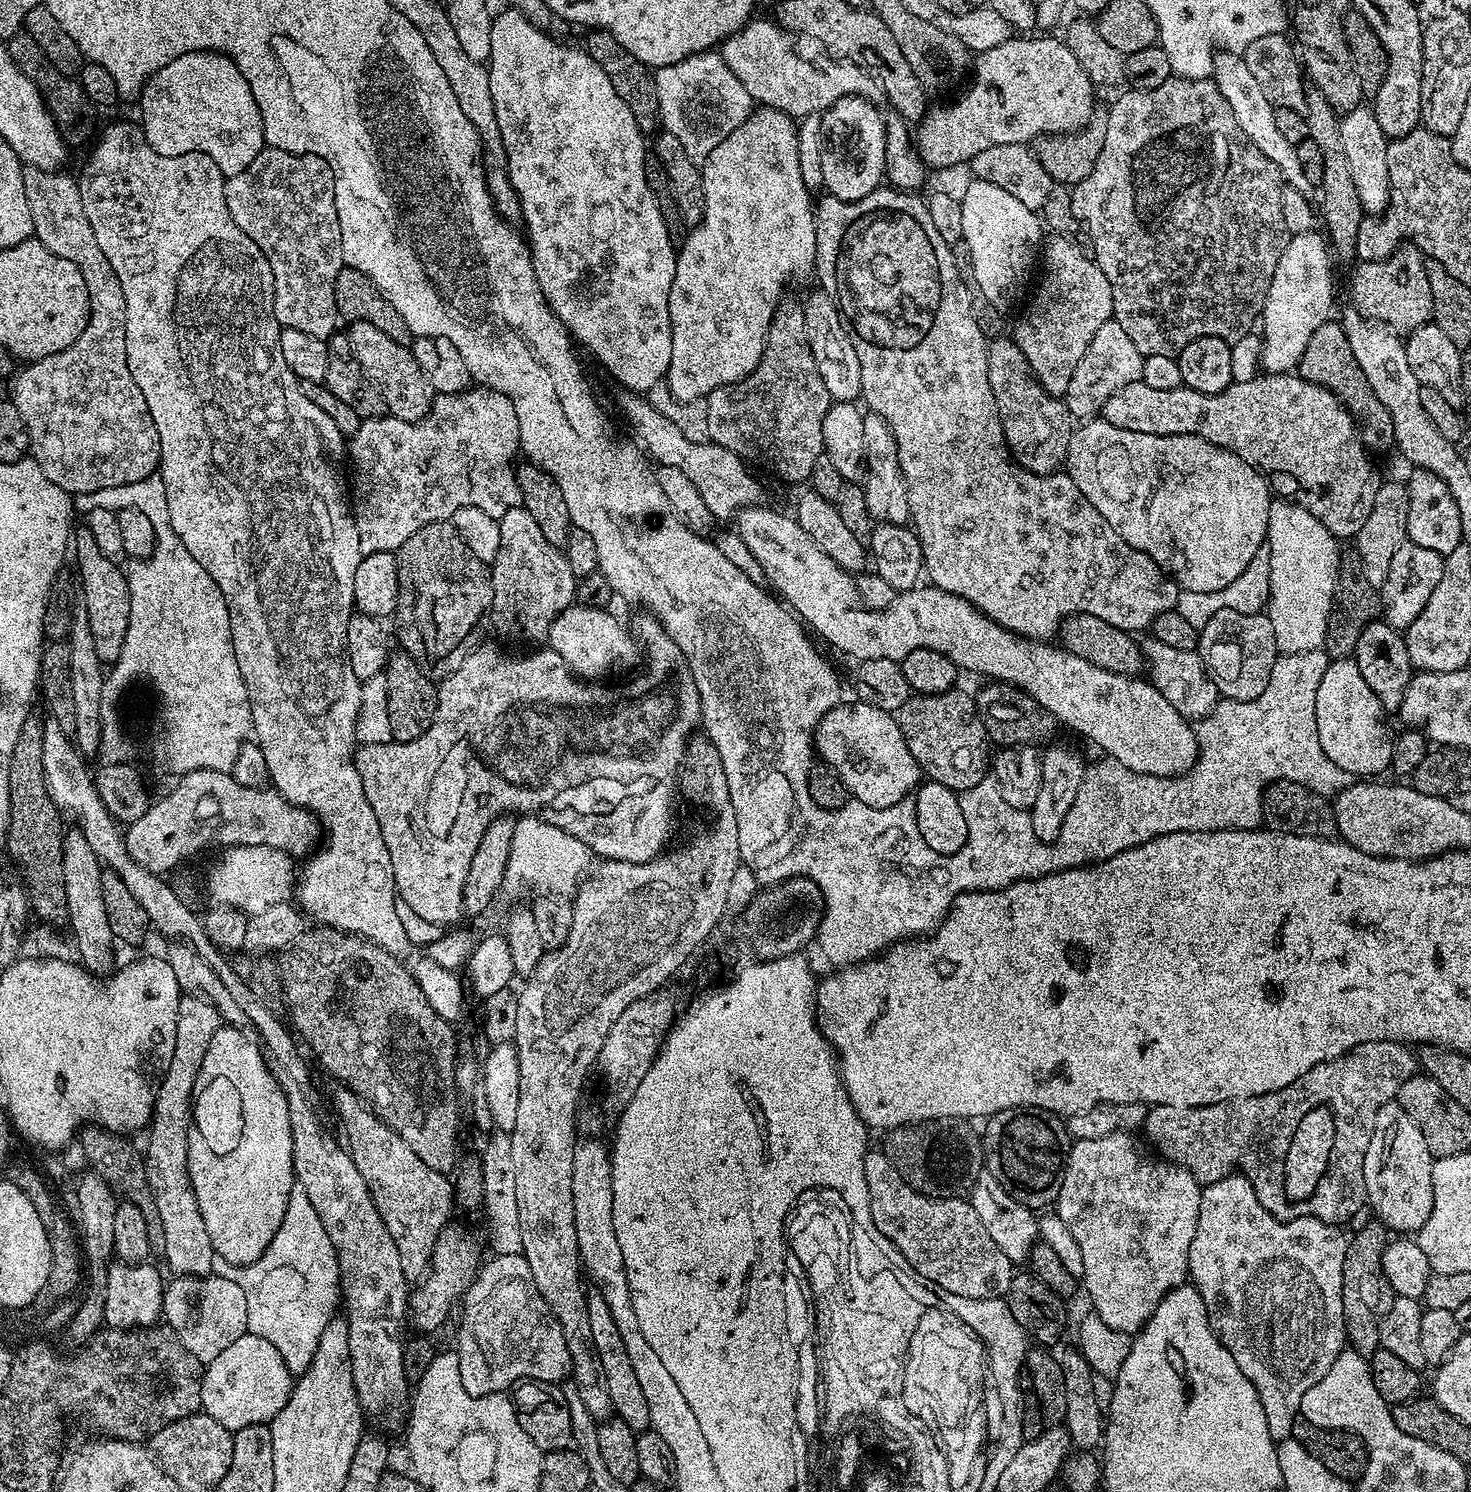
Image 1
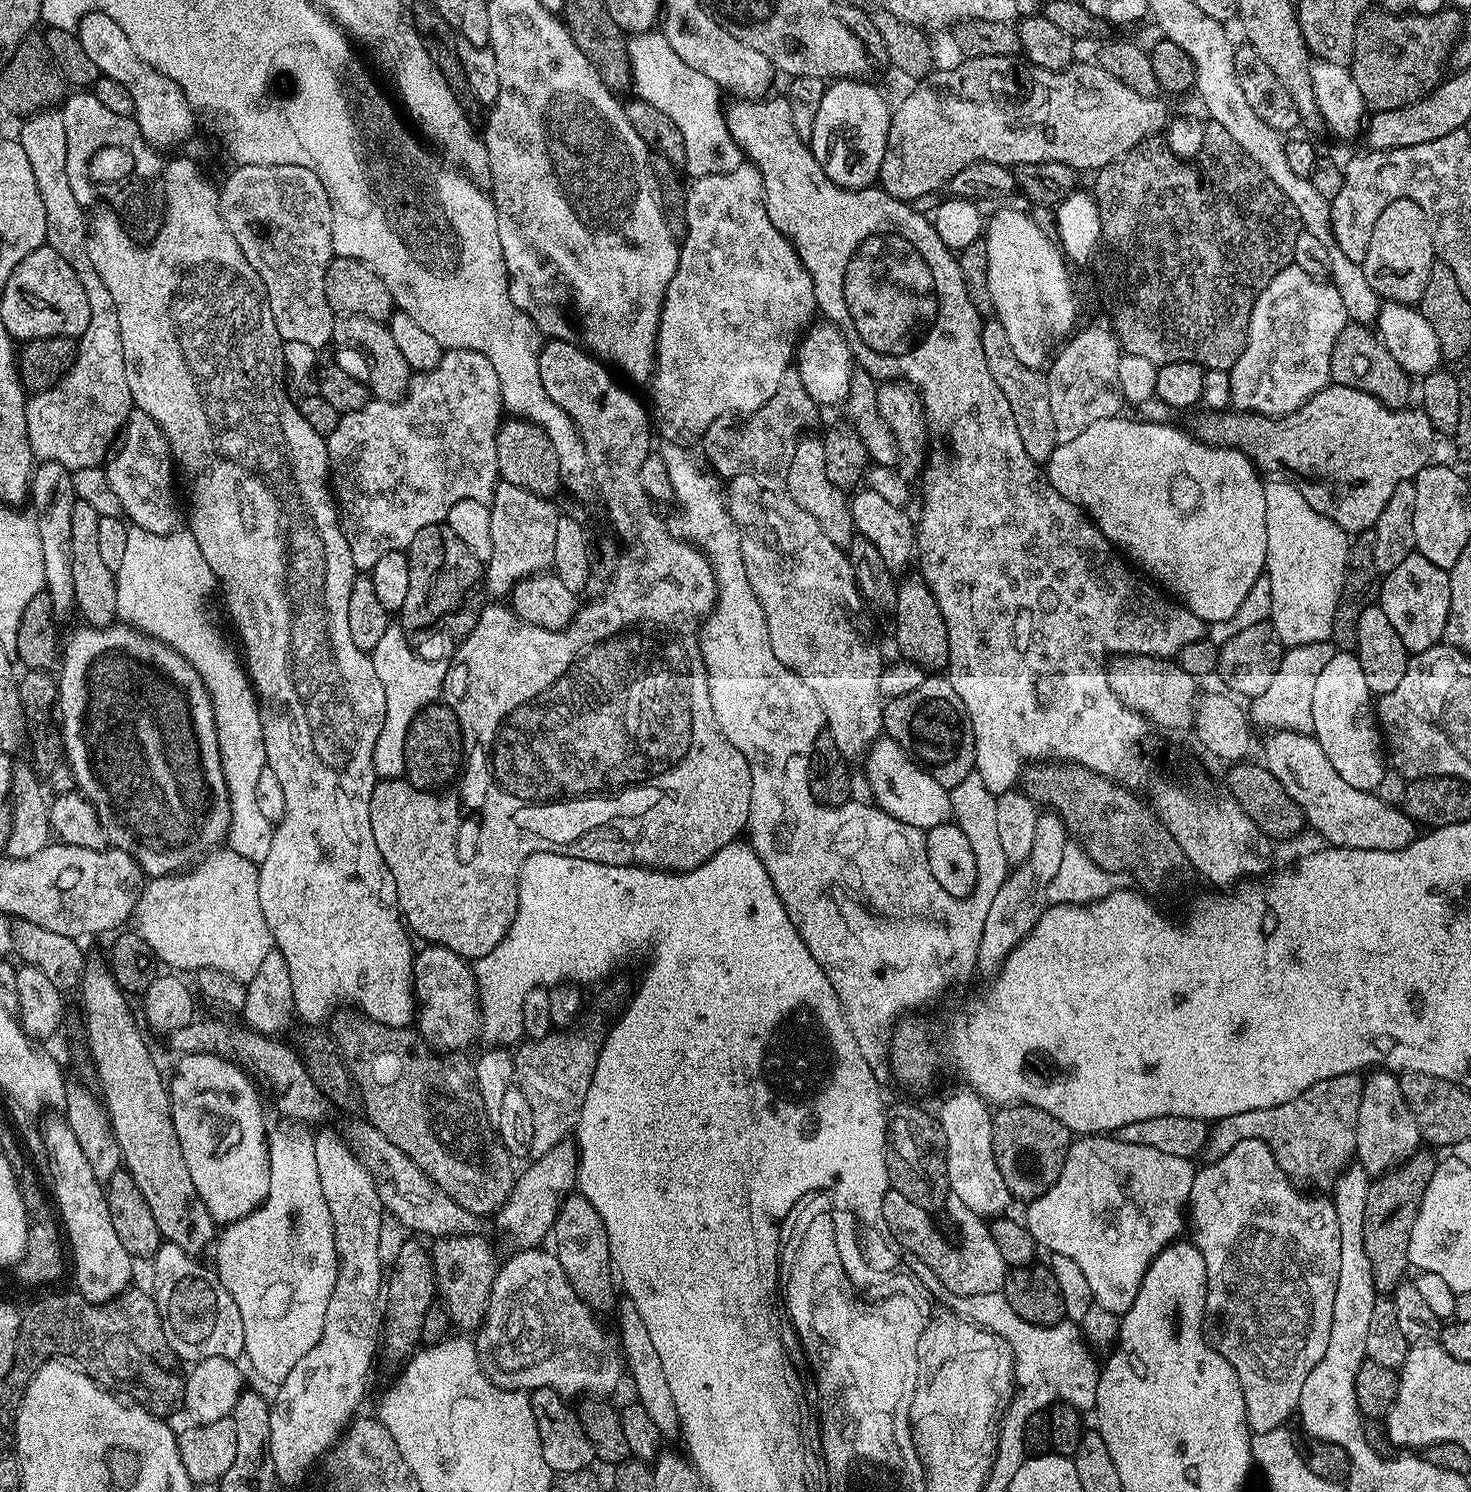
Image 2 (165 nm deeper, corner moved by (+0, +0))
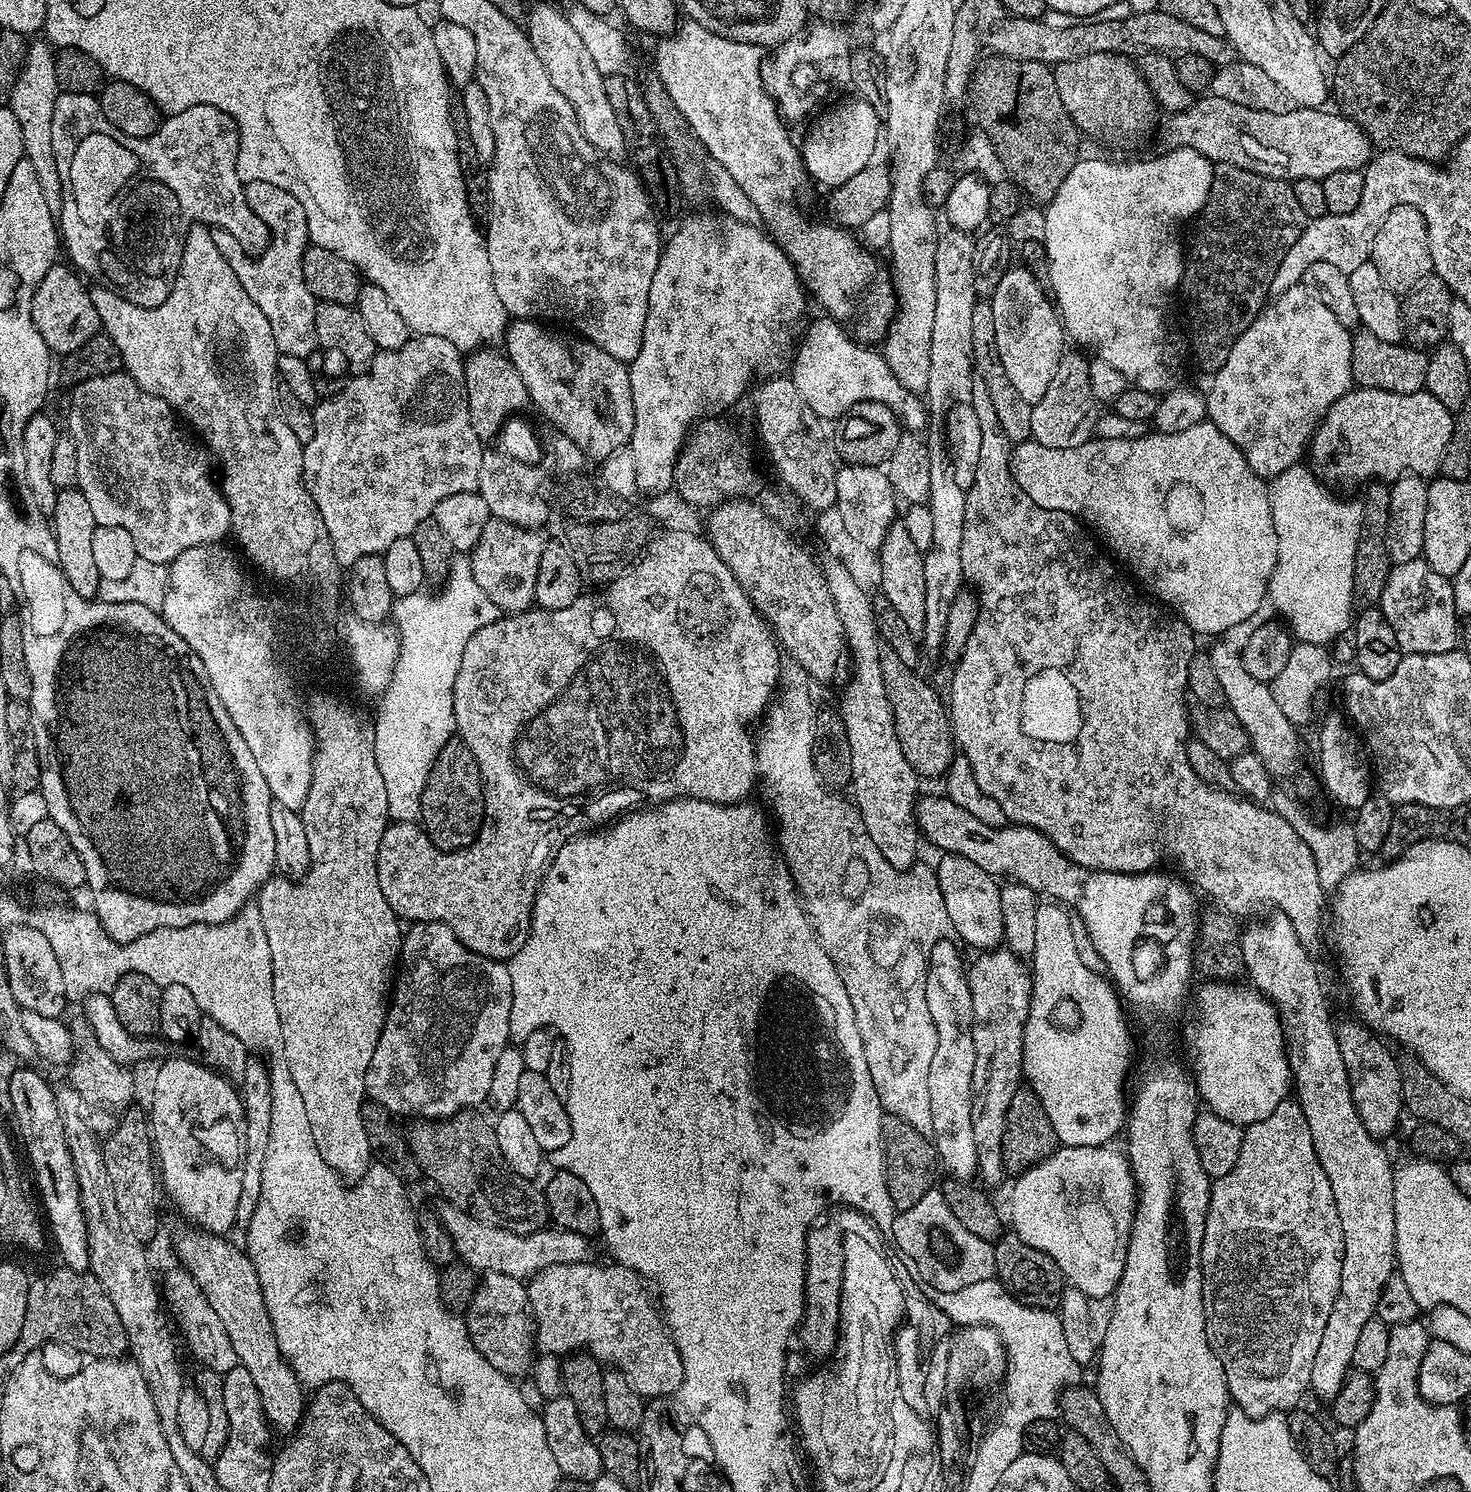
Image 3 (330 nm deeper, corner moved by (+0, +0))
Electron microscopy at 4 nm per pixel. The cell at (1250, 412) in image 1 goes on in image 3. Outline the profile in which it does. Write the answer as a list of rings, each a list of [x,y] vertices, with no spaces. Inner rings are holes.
[[[1353,387],[1320,420],[1312,443],[1306,449],[1312,473],[1333,489],[1367,486],[1373,481],[1391,482],[1399,476],[1432,478],[1440,471],[1444,451],[1452,436],[1454,413],[1442,406],[1427,390],[1414,394],[1394,394],[1386,390]]]

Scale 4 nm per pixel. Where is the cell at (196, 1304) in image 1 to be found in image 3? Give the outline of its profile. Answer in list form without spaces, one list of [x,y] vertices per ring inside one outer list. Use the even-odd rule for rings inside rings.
[[[176,1266],[176,1269],[174,1269],[173,1272],[168,1272],[165,1274],[164,1280],[162,1276],[162,1296],[163,1299],[166,1301],[167,1307],[168,1304],[170,1307],[172,1307],[172,1312],[174,1315],[176,1315],[177,1325],[175,1324],[175,1327],[178,1329],[178,1332],[178,1327],[180,1327],[181,1333],[179,1332],[179,1335],[182,1337],[182,1340],[182,1335],[184,1335],[184,1340],[186,1343],[188,1343],[189,1350],[192,1351],[193,1356],[199,1361],[198,1364],[202,1365],[205,1368],[209,1368],[210,1370],[214,1370],[215,1372],[219,1372],[221,1374],[228,1372],[230,1369],[232,1369],[232,1367],[235,1366],[235,1364],[238,1362],[236,1359],[236,1355],[234,1354],[234,1346],[230,1346],[230,1337],[226,1335],[226,1330],[222,1327],[222,1321],[219,1320],[218,1314],[214,1314],[214,1306],[210,1306],[210,1302],[206,1302],[206,1294],[202,1294],[202,1290],[198,1286],[198,1282],[194,1282],[194,1278],[192,1277],[192,1275],[190,1275],[190,1273],[188,1272],[185,1272],[183,1267]]]

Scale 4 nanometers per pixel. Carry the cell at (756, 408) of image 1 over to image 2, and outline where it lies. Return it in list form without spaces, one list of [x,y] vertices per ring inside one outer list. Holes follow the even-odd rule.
[[[790,370],[782,378],[774,398],[766,402],[757,412],[751,413],[741,424],[728,424],[732,422],[717,422],[711,424],[706,429],[702,437],[703,455],[708,461],[709,468],[721,478],[731,478],[733,476],[752,476],[763,488],[771,492],[783,493],[788,486],[788,475],[790,474],[790,458],[794,458],[796,442],[801,436],[809,431],[808,428],[819,418],[821,409],[814,398],[806,394],[806,386],[802,386],[802,378]]]

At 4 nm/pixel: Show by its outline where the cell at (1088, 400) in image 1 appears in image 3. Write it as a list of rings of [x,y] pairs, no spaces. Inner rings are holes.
[[[1069,351],[1061,356],[1058,370],[1054,370],[1054,378],[1050,378],[1050,386],[1046,386],[1046,394],[1037,404],[1032,405],[1030,414],[1030,430],[1032,439],[1047,448],[1073,448],[1082,446],[1093,439],[1096,428],[1096,395],[1090,390],[1089,361],[1079,356],[1079,351]]]

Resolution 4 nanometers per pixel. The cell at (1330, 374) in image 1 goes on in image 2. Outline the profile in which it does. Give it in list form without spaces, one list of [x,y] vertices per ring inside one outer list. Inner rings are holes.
[[[1350,322],[1338,334],[1338,342],[1334,342],[1334,350],[1330,354],[1330,374],[1332,384],[1341,384],[1354,390],[1362,390],[1387,408],[1409,407],[1414,396],[1414,380],[1398,362],[1390,355],[1390,350],[1380,341],[1379,335],[1371,327]]]

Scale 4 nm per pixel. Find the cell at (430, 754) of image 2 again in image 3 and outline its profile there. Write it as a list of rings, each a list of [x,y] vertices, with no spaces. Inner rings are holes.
[[[462,738],[448,740],[430,770],[430,778],[422,794],[422,827],[443,852],[457,852],[469,848],[476,841],[483,818],[484,783],[480,781],[478,762]]]

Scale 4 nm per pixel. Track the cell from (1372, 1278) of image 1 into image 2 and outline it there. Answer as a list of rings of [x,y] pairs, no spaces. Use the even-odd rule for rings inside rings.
[[[1417,1150],[1406,1162],[1375,1177],[1368,1185],[1364,1245],[1374,1270],[1376,1290],[1380,1294],[1395,1292],[1397,1286],[1405,1279],[1404,1271],[1409,1271],[1410,1268],[1410,1234],[1414,1230],[1420,1203],[1426,1194],[1426,1186],[1430,1186],[1430,1178],[1438,1163],[1438,1156],[1424,1151]]]

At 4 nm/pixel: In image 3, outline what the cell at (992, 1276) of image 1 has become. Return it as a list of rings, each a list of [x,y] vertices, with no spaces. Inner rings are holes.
[[[933,1186],[932,1195],[927,1195],[919,1207],[912,1208],[912,1212],[908,1212],[907,1215],[896,1214],[894,1218],[896,1236],[903,1242],[904,1249],[910,1253],[911,1257],[919,1258],[922,1262],[924,1277],[927,1277],[931,1284],[937,1285],[946,1294],[962,1290],[962,1286],[974,1286],[974,1282],[993,1279],[996,1275],[996,1262],[993,1256],[994,1248],[991,1243],[967,1235],[964,1239],[964,1246],[968,1249],[968,1257],[963,1262],[961,1260],[955,1260],[955,1262],[950,1262],[949,1264],[938,1262],[938,1258],[934,1258],[930,1254],[929,1241],[926,1239],[926,1229],[936,1224],[935,1214],[942,1204],[944,1204],[944,1195],[940,1193],[939,1187]]]

